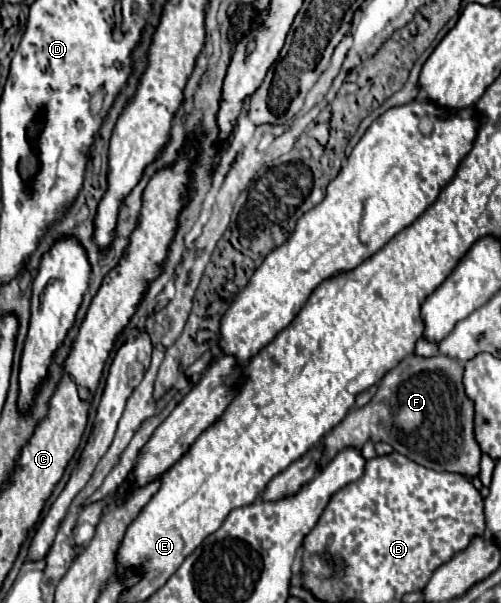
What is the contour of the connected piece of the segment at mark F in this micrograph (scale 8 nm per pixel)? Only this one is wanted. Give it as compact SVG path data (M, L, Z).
M408 355L380 381L368 405L352 409L346 419L324 437L324 457L320 465L326 465L346 447L362 447L366 439L384 441L392 445L394 451L428 469L476 477L480 473L482 451L478 449L478 441L474 441L474 401L470 401L462 389L462 361L446 355Z

